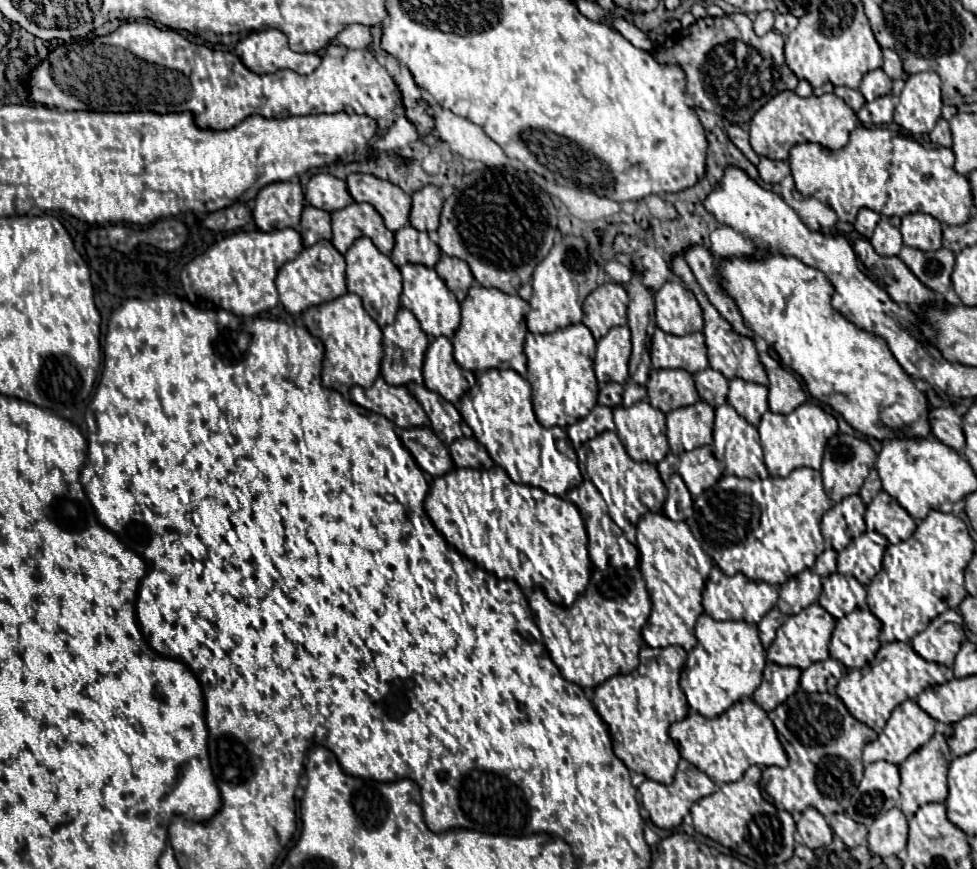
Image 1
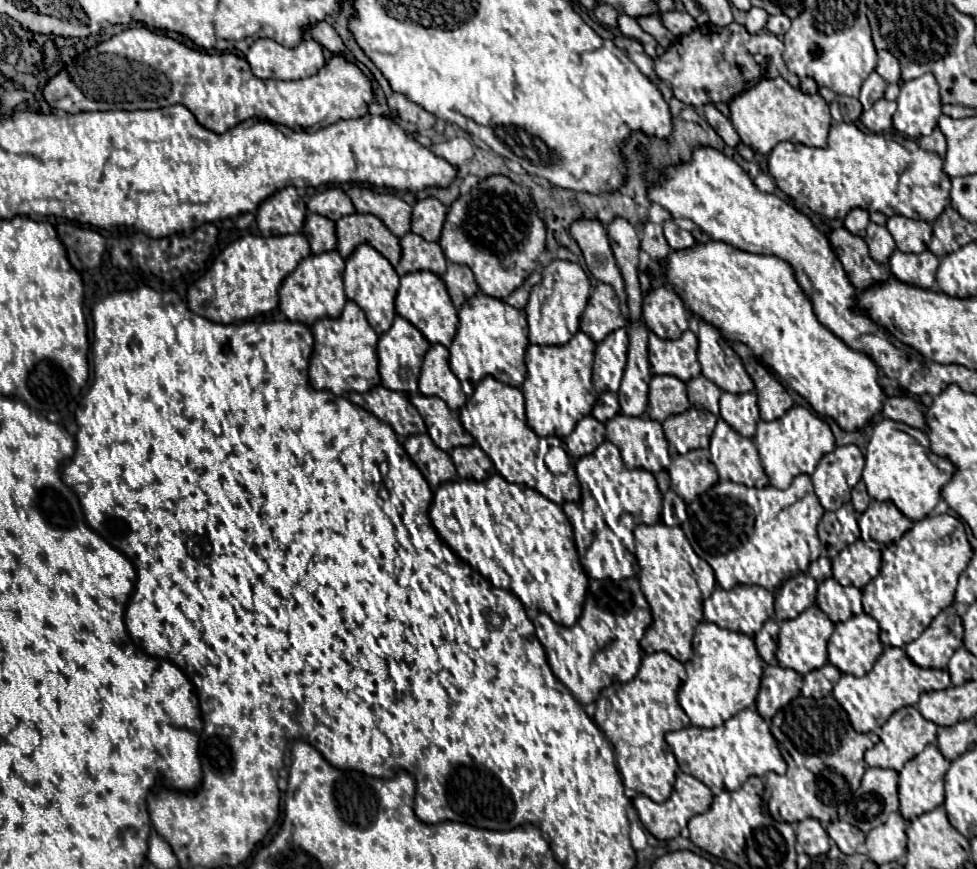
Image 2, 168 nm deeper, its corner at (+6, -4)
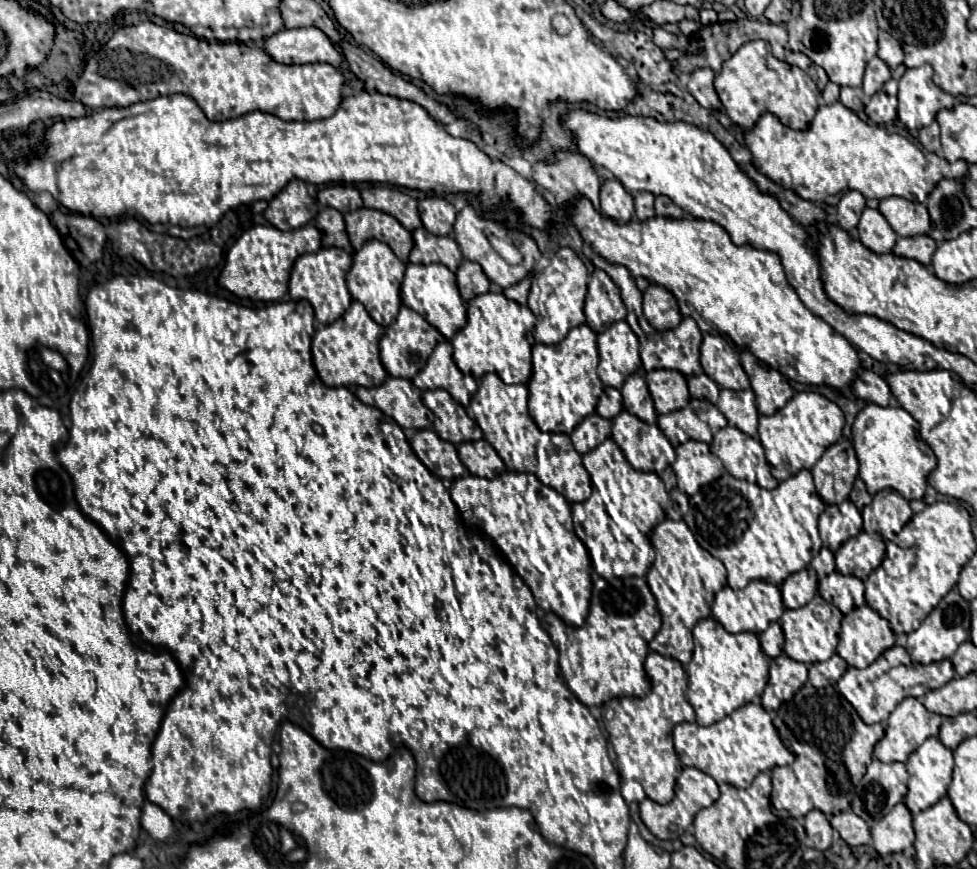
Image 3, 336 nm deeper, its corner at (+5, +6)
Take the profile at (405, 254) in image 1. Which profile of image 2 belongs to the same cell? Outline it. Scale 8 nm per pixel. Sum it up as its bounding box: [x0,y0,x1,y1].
[396,233,446,275]

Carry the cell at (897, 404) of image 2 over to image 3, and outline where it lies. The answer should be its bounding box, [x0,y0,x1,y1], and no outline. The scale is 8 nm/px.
[851,369,891,405]

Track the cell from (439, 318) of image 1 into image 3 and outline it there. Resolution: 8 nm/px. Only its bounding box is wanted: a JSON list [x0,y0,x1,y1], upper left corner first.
[401,263,467,339]

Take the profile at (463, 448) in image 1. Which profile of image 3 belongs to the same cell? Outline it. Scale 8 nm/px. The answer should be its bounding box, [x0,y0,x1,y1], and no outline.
[457,439,505,479]

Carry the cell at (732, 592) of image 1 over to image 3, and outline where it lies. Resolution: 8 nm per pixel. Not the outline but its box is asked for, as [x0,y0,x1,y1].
[713,581,785,633]

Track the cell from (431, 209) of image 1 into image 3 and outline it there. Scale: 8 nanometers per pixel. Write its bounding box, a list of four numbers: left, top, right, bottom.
[419,197,455,235]

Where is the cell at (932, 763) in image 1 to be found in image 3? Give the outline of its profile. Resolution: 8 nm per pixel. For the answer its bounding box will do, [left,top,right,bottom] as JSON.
[905,737,953,807]

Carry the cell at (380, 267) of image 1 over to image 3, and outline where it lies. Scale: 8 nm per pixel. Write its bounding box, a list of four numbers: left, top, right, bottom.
[347,239,405,327]

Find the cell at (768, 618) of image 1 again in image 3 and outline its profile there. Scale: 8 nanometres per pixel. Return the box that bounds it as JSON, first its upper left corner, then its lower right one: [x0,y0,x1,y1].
[759,623,785,657]

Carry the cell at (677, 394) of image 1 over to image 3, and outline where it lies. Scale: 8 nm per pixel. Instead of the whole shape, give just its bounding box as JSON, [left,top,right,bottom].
[645,369,689,415]

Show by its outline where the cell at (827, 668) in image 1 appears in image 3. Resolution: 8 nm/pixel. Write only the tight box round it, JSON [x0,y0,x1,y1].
[808,655,847,689]

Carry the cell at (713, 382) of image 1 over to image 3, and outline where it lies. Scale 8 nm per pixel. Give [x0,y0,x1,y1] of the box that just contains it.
[687,375,719,403]

